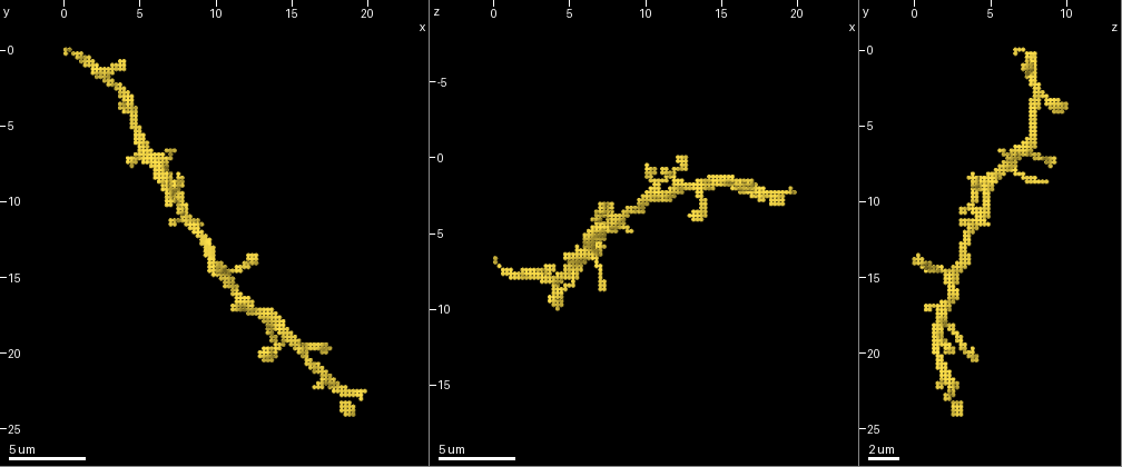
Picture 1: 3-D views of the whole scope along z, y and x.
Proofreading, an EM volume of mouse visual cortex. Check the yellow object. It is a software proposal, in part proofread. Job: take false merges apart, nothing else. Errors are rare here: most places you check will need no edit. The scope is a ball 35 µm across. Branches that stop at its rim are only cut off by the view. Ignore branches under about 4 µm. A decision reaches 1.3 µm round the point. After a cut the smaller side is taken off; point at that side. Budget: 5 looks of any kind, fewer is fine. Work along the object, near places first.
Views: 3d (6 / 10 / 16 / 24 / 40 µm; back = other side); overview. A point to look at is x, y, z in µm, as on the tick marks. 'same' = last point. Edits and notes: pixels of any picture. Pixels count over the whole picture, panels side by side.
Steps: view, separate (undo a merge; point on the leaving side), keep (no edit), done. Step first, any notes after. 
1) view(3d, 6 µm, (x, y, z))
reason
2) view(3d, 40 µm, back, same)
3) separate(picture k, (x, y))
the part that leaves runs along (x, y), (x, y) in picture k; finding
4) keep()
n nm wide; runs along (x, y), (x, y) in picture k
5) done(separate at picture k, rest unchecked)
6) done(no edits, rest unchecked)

view(3d, 10 µm, (5.0, 6.2, 7.4))
two arms in line, one across

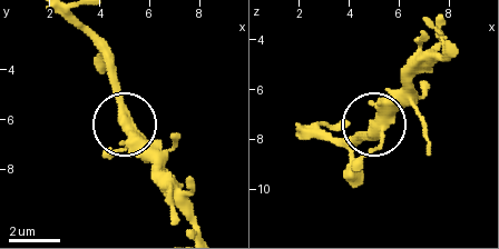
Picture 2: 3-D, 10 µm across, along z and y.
keep()
all the same cell

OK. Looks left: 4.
view(3d, 16 µm, (7.8, 9.8, 4.6))
side arm on a straight run

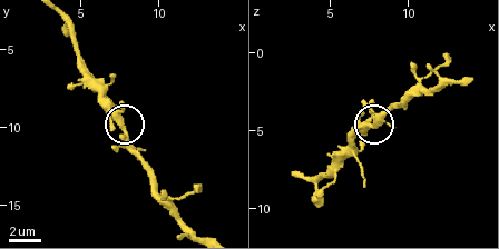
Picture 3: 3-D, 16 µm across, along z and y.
keep()
runs along (136, 158), (123, 119), (101, 97) in picture 3; one cell here

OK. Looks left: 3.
view(3d, 16 µm, (10.8, 15.0, 2.0))
small branch off a trunk

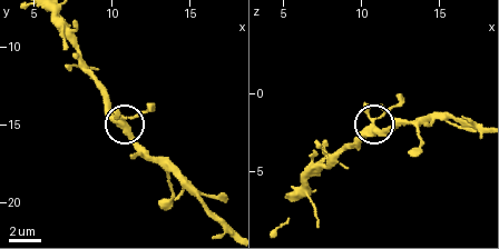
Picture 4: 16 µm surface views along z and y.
view(3d, 16 µm, back, (10.8, 15.0, 2.0))

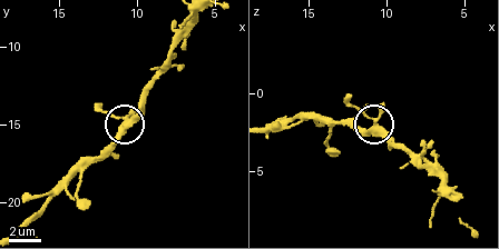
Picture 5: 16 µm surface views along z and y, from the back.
keep()
runs along (157, 79), (143, 106), (125, 123), (96, 103) in picture 5; all the same cell

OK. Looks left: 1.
done(no edits, rest unchecked)

